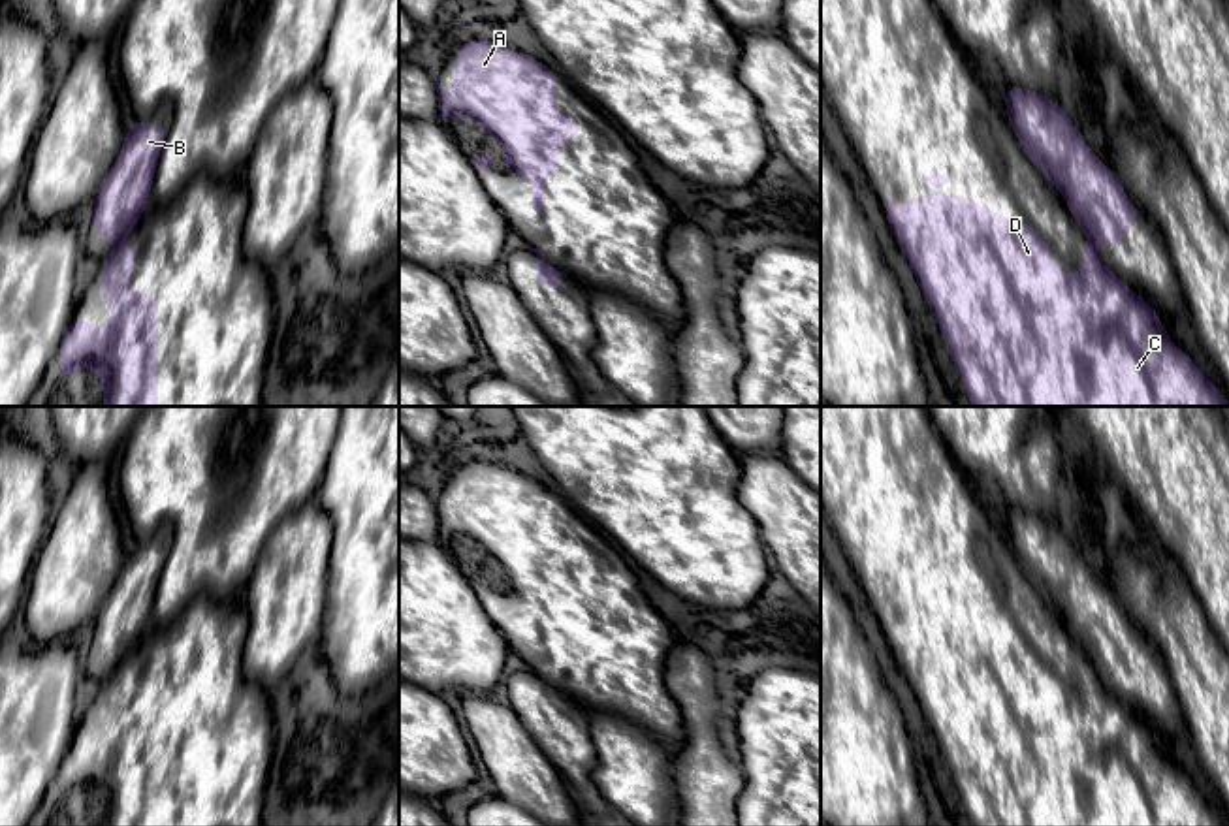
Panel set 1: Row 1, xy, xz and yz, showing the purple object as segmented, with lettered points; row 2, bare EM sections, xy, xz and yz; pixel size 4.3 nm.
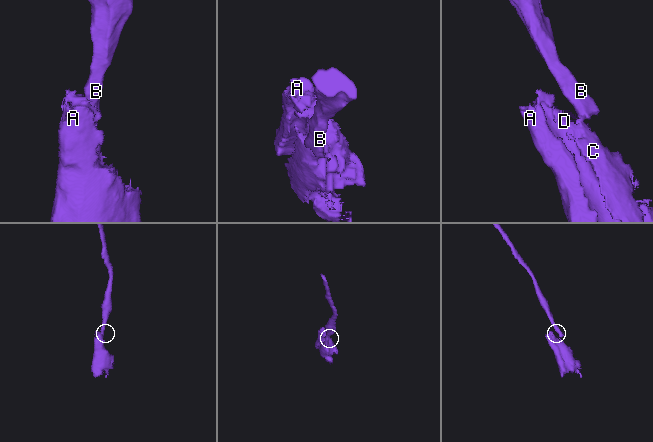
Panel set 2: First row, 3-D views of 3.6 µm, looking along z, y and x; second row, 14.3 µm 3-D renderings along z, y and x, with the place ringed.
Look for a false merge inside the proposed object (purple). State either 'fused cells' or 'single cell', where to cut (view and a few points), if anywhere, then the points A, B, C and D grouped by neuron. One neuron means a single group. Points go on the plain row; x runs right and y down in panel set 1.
fused cells; cut in yz along (1088, 657), (1096, 667); A C D / B

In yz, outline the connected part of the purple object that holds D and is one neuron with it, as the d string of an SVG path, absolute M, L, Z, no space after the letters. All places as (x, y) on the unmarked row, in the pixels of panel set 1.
M973 617L890 621L881 632L935 736L971 826L1229 826L1188 773L1178 773L1156 730L1125 709L1086 659L1082 696L1063 696L1056 675L1026 642L977 628Z

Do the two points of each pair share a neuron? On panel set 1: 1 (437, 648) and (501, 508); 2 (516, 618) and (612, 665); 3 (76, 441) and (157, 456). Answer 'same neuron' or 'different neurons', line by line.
1: different neurons
2: same neuron
3: different neurons

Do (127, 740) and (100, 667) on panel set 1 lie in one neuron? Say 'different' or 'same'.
different

